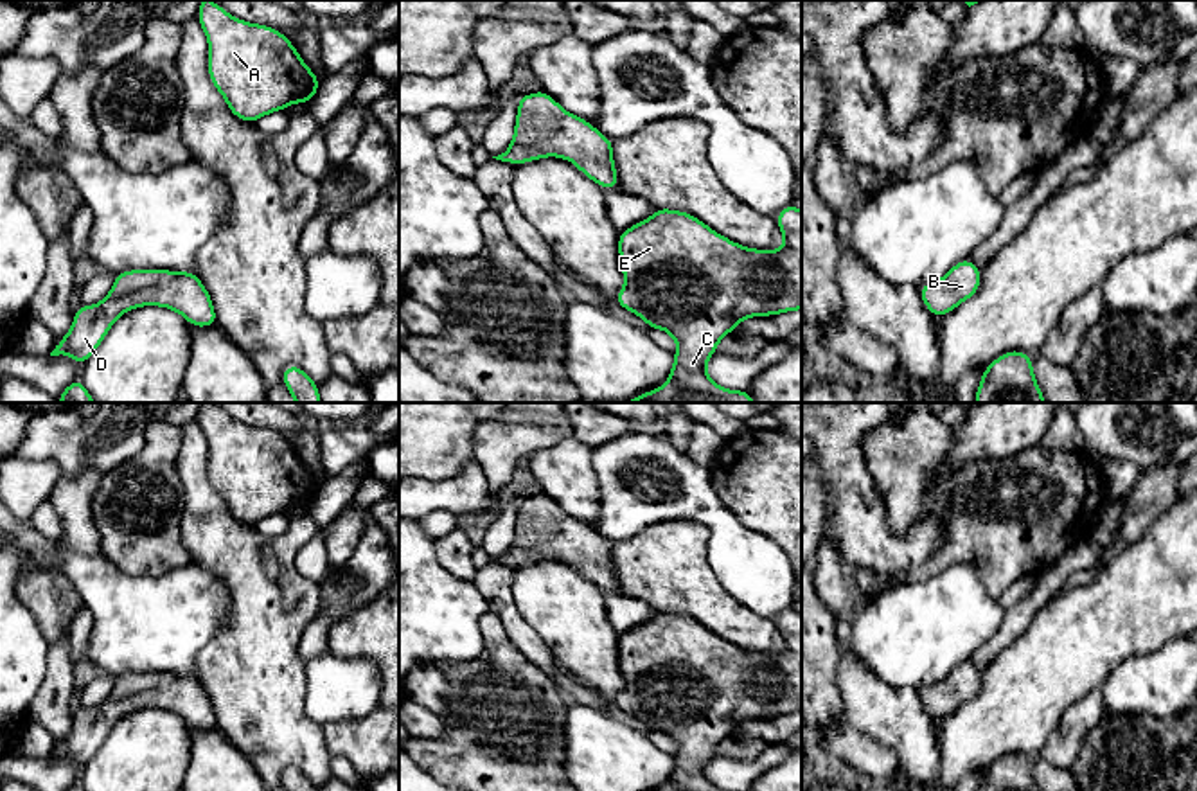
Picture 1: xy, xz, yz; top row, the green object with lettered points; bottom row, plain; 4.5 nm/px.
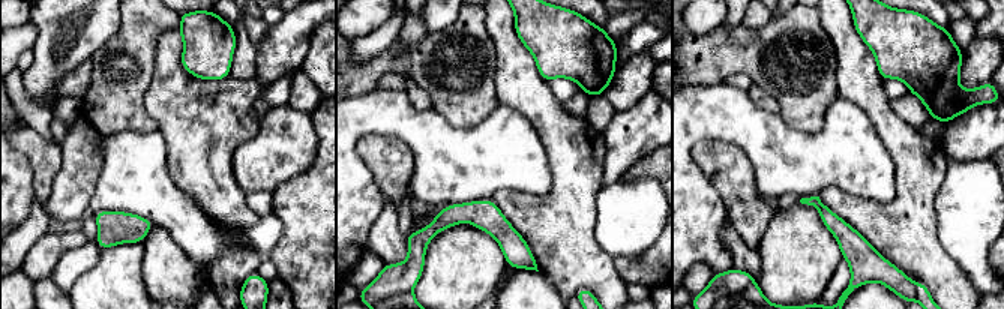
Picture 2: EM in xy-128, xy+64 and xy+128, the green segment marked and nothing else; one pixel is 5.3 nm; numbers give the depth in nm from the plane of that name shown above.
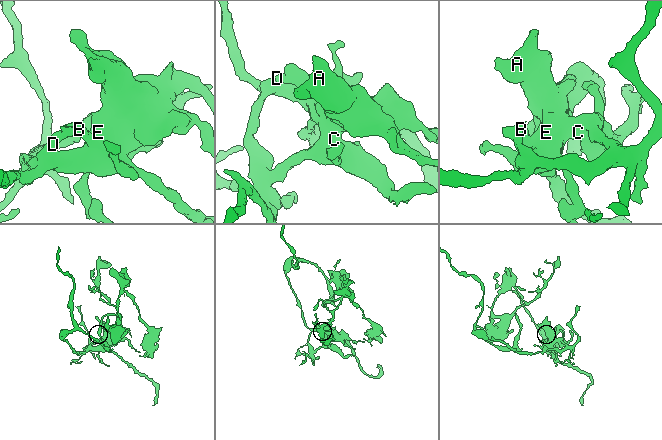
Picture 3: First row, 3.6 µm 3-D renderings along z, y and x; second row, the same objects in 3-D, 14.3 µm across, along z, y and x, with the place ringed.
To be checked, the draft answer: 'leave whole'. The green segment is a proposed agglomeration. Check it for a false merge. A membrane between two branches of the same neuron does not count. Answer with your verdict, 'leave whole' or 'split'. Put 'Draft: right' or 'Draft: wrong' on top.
Draft: right
leave whole

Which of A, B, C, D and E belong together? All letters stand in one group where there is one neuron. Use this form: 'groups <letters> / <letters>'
groups A B C D E

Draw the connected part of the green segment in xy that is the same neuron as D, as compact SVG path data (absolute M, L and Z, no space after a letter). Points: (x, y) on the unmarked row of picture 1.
M128 672L115 676L111 694L99 707L77 710L72 732L59 742L50 759L66 757L83 769L115 723L142 708L173 712L194 730L217 728L212 701L196 676Z

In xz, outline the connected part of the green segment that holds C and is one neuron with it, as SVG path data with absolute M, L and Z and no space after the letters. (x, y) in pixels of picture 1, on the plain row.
M787 608L776 624L785 642L780 653L746 651L692 617L670 611L654 611L649 622L618 635L625 689L615 705L678 744L663 791L723 791L705 773L717 746L744 721L802 712L802 613Z

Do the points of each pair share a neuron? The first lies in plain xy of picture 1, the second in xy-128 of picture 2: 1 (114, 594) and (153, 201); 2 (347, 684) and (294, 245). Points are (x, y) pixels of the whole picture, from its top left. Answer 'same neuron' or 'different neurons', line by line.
1: same neuron
2: different neurons

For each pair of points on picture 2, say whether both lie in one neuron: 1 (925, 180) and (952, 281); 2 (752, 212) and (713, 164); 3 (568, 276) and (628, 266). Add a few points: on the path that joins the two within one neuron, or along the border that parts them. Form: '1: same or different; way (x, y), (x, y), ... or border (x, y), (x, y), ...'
1: same; way (920, 206), (920, 249), (926, 255)
2: same; way (743, 200), (737, 188), (725, 176)
3: different; border (613, 258), (616, 270), (626, 282)

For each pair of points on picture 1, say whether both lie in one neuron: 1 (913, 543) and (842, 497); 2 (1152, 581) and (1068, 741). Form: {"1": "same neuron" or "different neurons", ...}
{"1": "same neuron", "2": "different neurons"}

